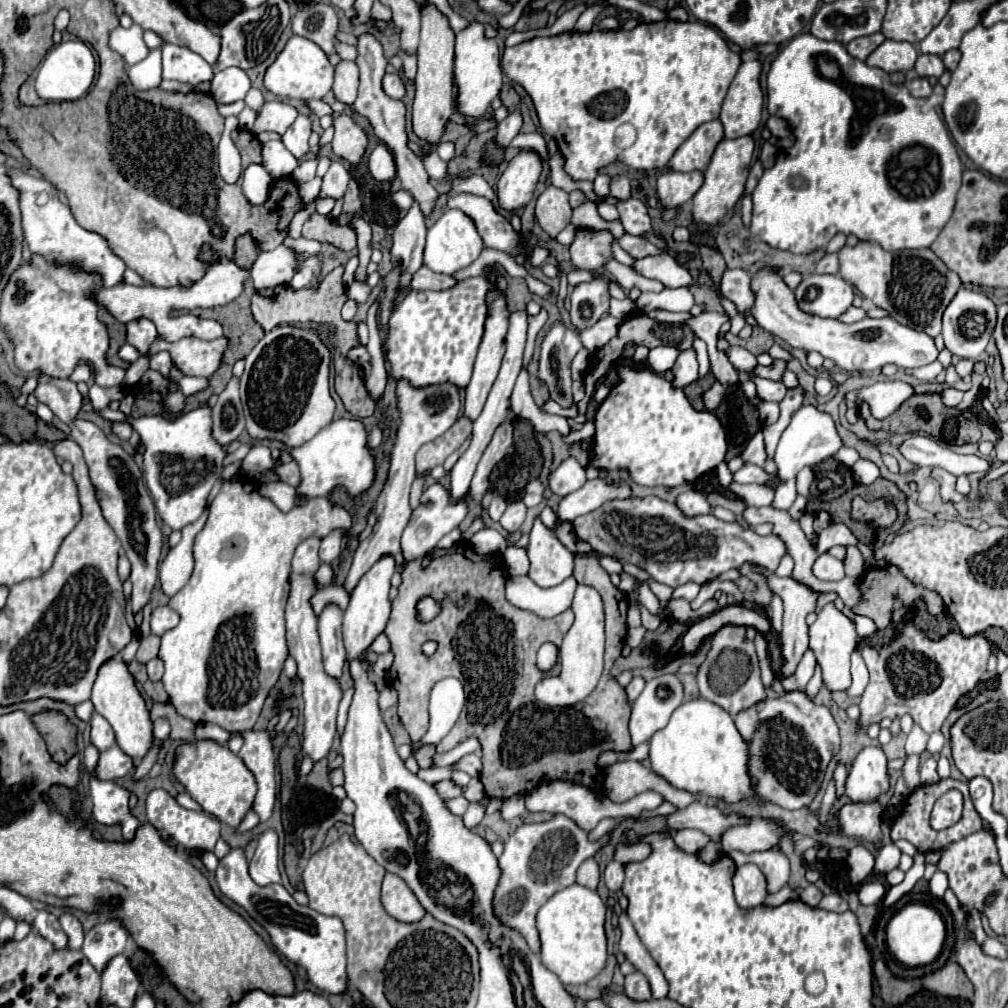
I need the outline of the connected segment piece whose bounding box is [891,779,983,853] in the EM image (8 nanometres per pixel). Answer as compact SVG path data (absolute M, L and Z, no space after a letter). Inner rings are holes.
M945 779L945 781L939 781L935 785L923 785L919 789L915 789L907 799L905 799L905 805L903 805L903 811L901 815L897 817L897 821L893 823L891 827L891 839L897 841L897 839L907 839L911 845L917 847L917 851L925 853L925 851L941 851L945 849L947 845L979 831L983 825L979 813L975 811L973 803L971 803L971 797L969 797L969 787L965 781L955 781L955 779ZM949 789L959 789L963 793L963 799L965 799L965 805L963 805L963 817L959 823L955 823L955 827L949 827L945 831L935 831L931 825L929 825L929 815L931 815L931 809L935 805L935 801L939 799L939 795L945 795L945 791Z

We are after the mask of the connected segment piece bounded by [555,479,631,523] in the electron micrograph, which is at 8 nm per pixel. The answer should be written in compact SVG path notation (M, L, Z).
M603 479L587 481L581 489L569 493L561 499L557 507L559 521L575 521L579 515L585 515L597 507L601 507L607 499L627 499L629 497L627 485L607 485Z

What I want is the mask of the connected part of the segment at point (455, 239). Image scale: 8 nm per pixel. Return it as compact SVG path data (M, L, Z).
M447 209L429 229L427 229L427 245L425 245L425 259L423 263L435 271L453 275L455 271L471 265L483 251L483 239L477 233L477 227L469 215L459 209Z

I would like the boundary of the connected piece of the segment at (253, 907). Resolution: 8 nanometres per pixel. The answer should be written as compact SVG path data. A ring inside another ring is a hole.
M231 849L215 871L215 881L225 897L241 905L263 929L267 929L275 949L295 965L307 969L309 981L327 995L343 995L347 991L347 959L345 959L345 929L339 917L321 915L309 905L299 905L293 895L281 885L257 885L249 875L245 849Z

